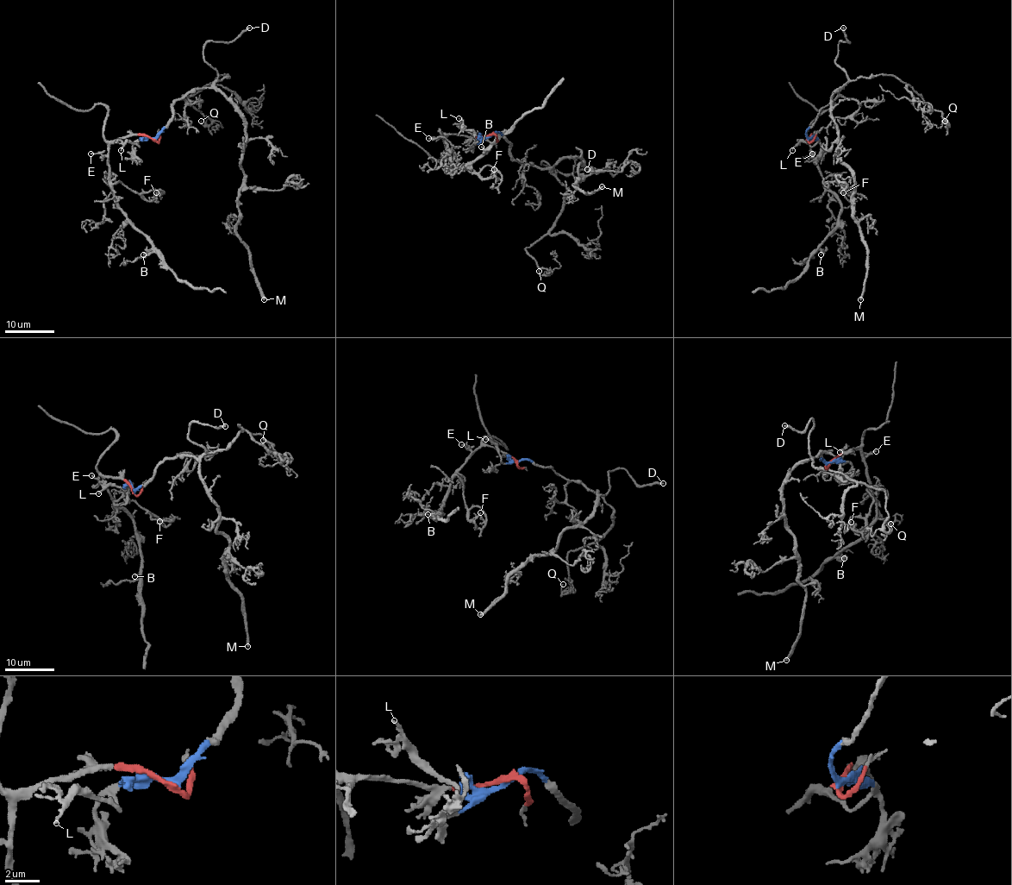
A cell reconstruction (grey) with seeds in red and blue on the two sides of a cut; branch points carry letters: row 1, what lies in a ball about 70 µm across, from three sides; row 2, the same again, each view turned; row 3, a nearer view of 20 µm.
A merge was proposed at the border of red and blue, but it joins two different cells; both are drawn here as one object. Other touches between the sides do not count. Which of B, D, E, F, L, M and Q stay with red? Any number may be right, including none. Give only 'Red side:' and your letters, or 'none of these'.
Red side: B, E, F

